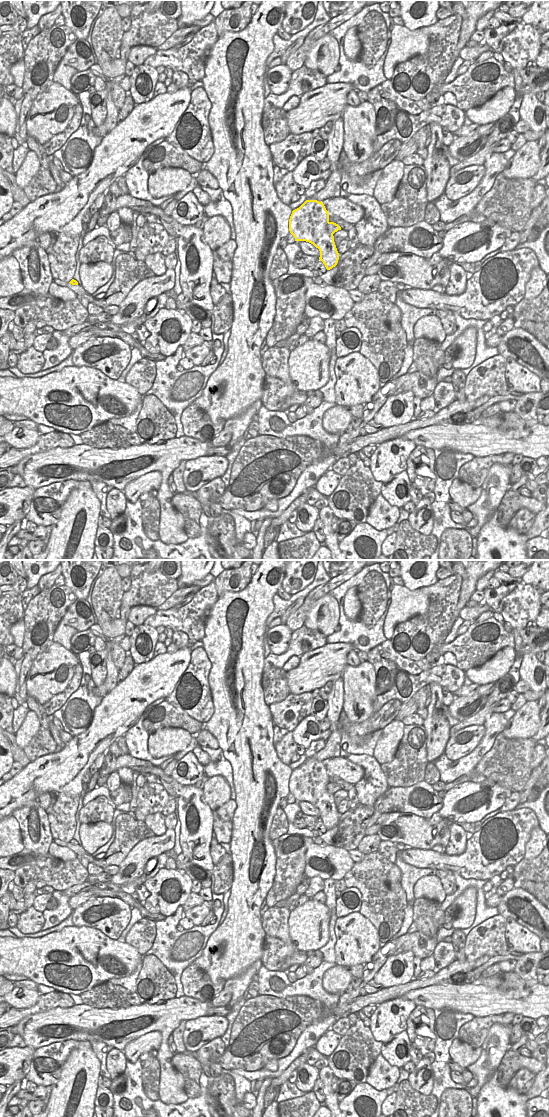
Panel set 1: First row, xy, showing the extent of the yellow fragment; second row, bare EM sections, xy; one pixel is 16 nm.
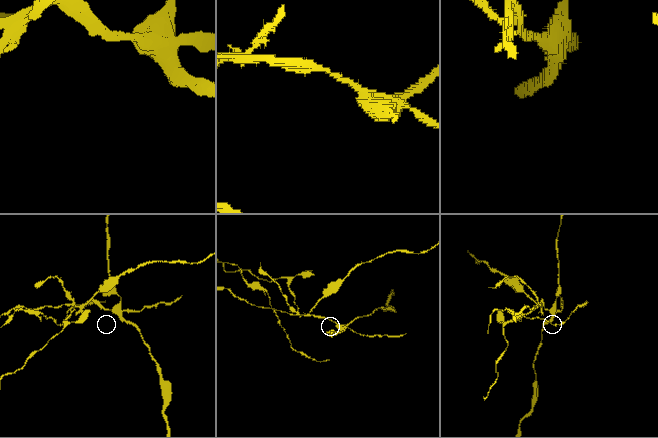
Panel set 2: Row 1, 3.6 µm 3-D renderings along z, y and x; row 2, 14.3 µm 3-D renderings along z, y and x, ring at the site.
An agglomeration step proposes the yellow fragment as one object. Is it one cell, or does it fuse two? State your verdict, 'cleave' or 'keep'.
cleave

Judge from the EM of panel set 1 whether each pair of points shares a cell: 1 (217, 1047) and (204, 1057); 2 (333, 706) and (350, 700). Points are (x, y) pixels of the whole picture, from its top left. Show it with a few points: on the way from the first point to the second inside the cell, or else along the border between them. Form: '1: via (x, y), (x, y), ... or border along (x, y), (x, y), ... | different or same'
1: via (214, 1049), (207, 1054) | same
2: border along (343, 678), (342, 708) | different

